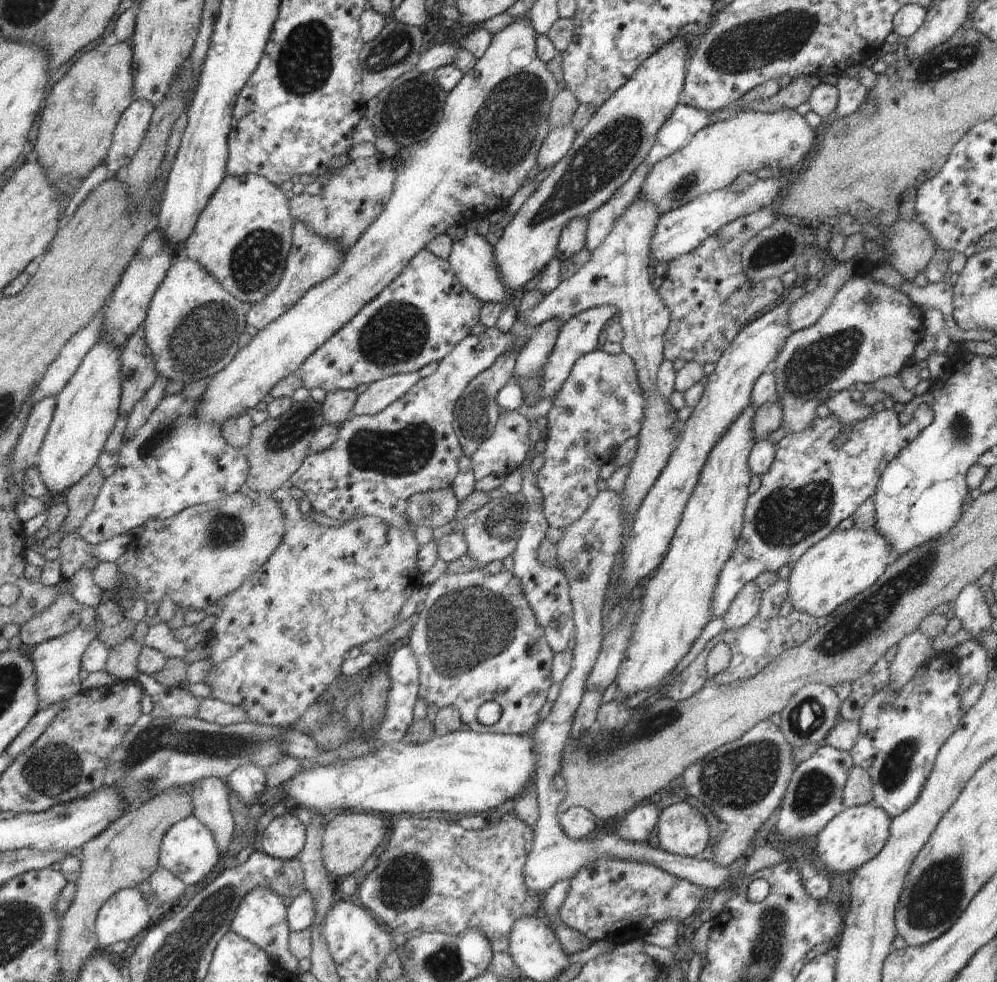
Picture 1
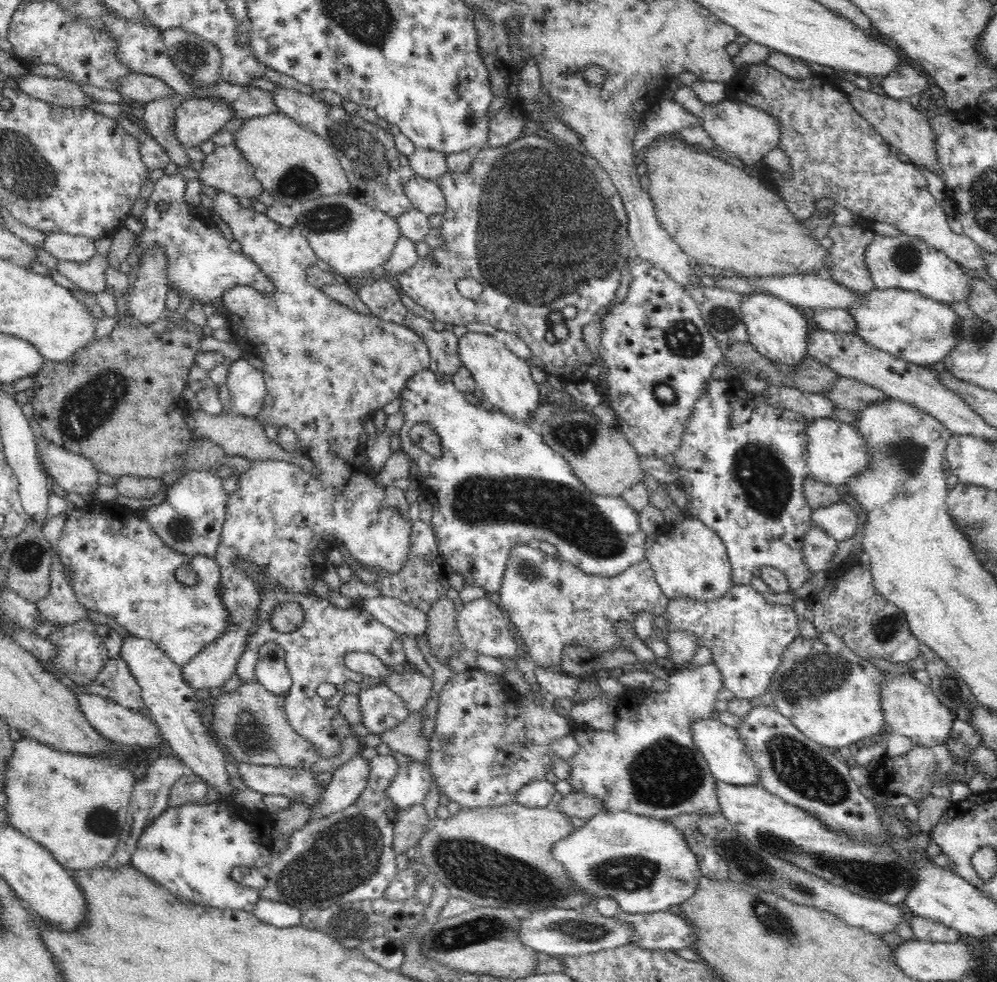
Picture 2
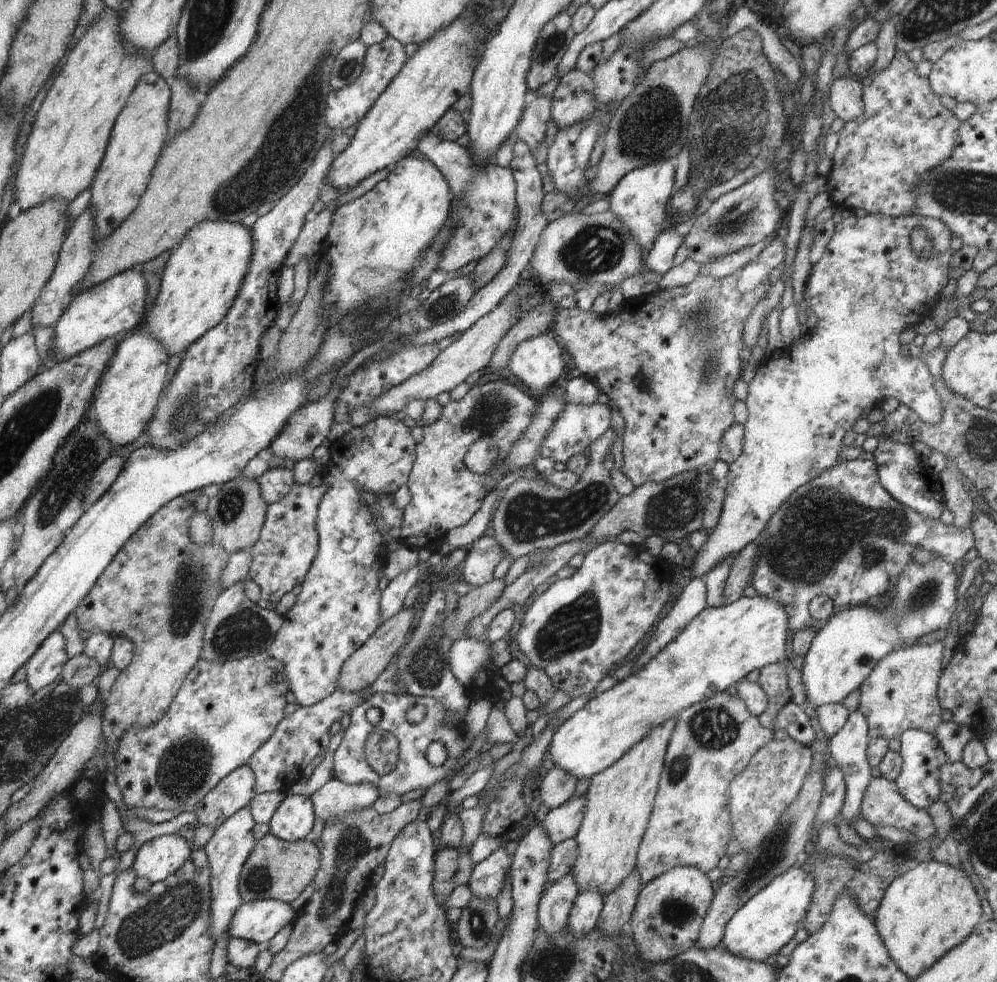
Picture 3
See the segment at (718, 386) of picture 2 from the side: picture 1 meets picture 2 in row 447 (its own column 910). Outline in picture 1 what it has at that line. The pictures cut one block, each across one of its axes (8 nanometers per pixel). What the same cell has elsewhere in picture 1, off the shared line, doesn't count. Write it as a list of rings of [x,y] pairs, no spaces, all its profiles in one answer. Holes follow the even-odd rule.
[[[935,656],[926,661],[916,674],[898,692],[890,692],[888,686],[870,696],[866,706],[862,708],[860,716],[858,742],[850,750],[854,765],[859,766],[870,774],[872,780],[872,796],[876,807],[882,808],[888,818],[896,818],[899,814],[906,812],[918,800],[921,790],[924,788],[928,775],[932,772],[936,757],[940,748],[954,731],[958,728],[962,716],[966,710],[960,704],[960,680],[958,672],[958,660],[948,656]],[[886,695],[894,695],[895,699],[890,705],[886,705]]]

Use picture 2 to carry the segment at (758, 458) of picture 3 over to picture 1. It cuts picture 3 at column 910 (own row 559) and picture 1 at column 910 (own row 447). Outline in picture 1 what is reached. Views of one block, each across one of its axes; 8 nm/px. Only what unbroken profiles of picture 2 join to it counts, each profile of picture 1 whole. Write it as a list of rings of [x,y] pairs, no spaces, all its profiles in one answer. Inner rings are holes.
[[[866,272],[864,276],[852,274],[836,292],[834,300],[824,310],[818,322],[790,334],[772,363],[771,369],[776,378],[777,403],[780,404],[783,414],[781,426],[786,430],[786,434],[806,430],[810,422],[817,417],[817,408],[837,392],[852,391],[853,385],[858,382],[869,385],[881,378],[899,376],[906,365],[914,362],[914,348],[925,334],[923,309],[915,305],[906,293],[877,282],[870,272]]]

